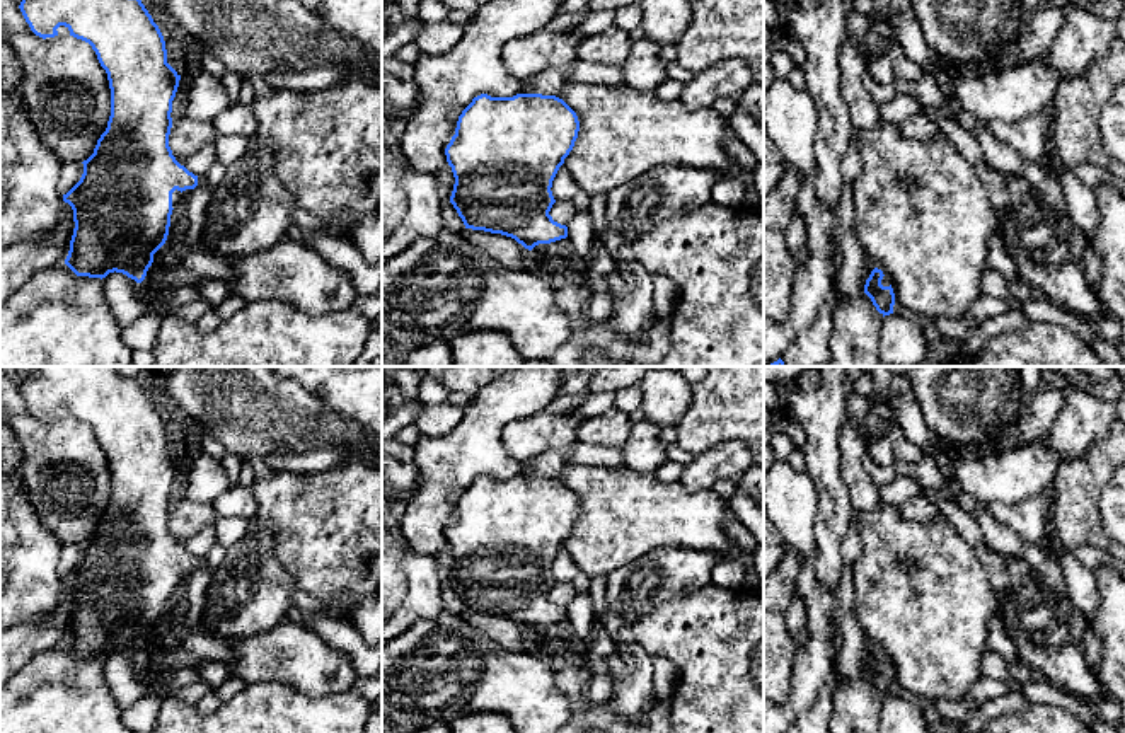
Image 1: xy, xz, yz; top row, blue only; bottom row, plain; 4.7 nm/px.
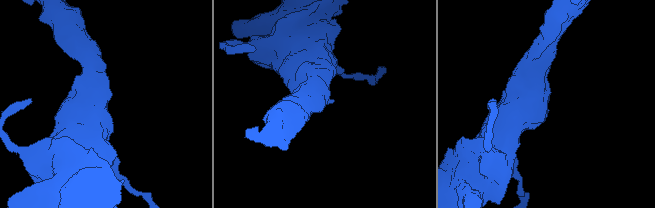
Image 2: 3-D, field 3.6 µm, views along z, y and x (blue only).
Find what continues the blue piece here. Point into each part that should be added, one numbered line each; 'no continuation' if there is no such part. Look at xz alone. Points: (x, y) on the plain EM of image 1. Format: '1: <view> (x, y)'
no continuation

